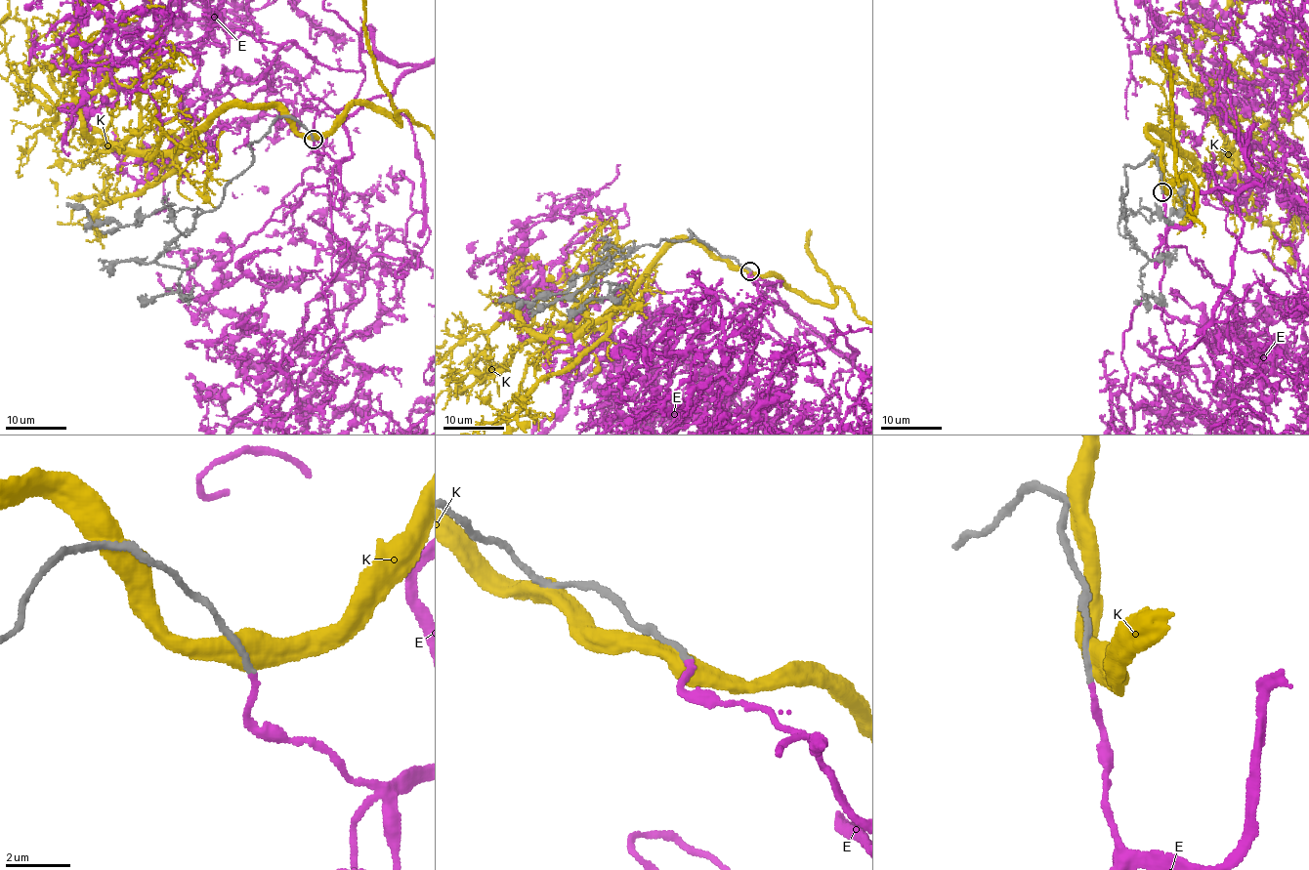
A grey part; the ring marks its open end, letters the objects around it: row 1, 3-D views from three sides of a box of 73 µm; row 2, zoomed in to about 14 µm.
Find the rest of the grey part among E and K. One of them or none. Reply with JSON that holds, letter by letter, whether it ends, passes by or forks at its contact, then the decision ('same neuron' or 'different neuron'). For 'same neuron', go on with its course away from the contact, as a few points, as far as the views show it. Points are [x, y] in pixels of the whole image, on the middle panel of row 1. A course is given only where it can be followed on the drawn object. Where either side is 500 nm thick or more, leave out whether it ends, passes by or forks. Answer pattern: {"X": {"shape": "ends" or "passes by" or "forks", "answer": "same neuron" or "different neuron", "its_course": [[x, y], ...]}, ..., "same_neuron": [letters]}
{"E": {"shape": "ends", "answer": "same neuron"}, "K": {"answer": "different neuron"}, "same_neuron": ["E"]}

